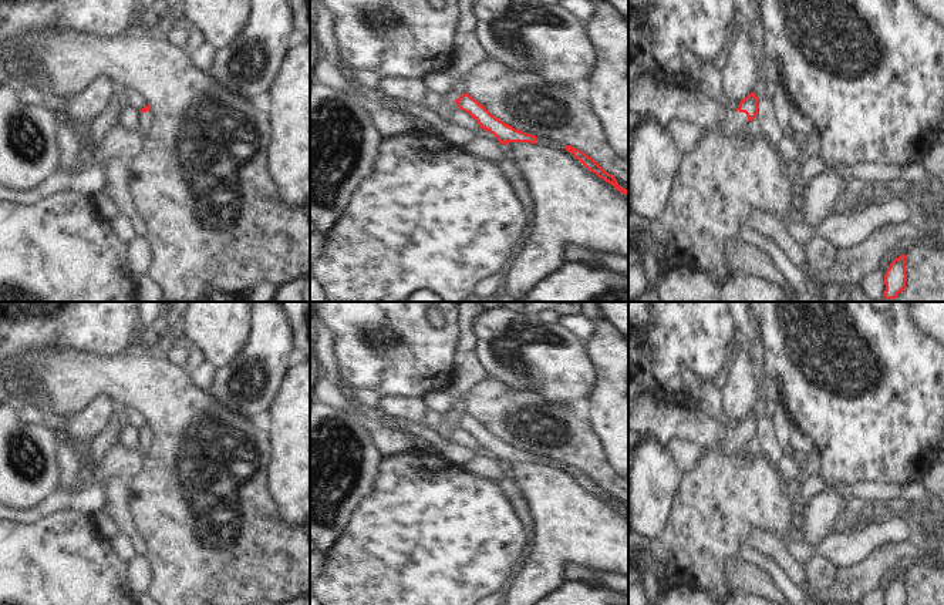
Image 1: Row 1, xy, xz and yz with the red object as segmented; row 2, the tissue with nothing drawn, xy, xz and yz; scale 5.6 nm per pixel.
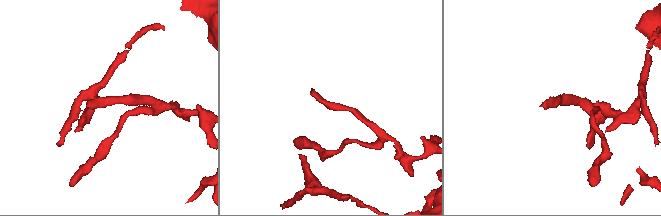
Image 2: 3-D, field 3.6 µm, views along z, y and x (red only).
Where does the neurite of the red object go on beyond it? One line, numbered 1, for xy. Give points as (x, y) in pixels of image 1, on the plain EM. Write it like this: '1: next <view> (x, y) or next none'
1: next none

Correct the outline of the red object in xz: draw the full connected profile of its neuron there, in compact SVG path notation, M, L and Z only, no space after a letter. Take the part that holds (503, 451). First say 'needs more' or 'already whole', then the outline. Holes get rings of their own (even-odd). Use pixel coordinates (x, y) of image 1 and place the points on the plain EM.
already whole; M469 411L462 413L459 417L455 419L455 421L462 430L468 431L472 437L475 437L481 447L493 453L502 464L508 461L536 463L536 454L526 453L505 443L503 440L492 434L475 417L472 417Z

